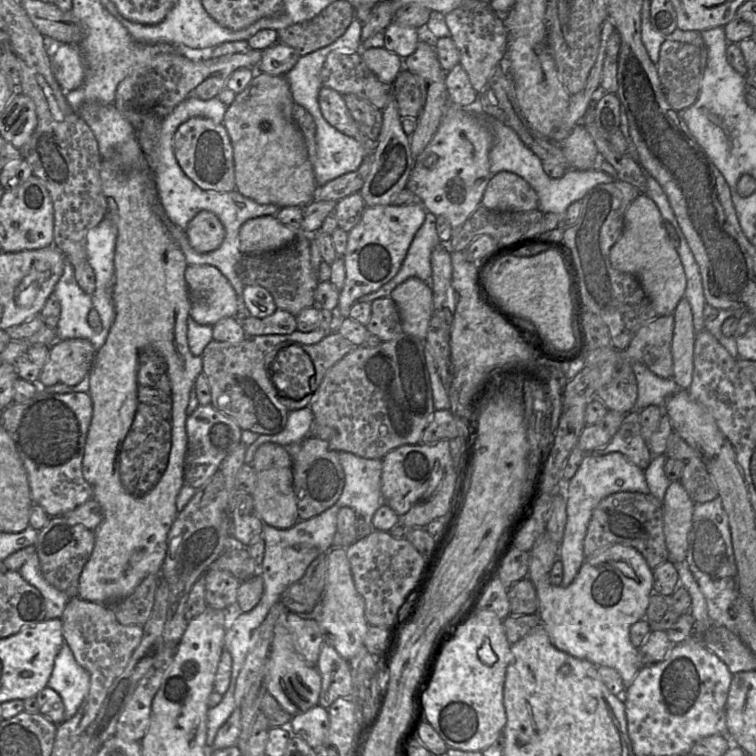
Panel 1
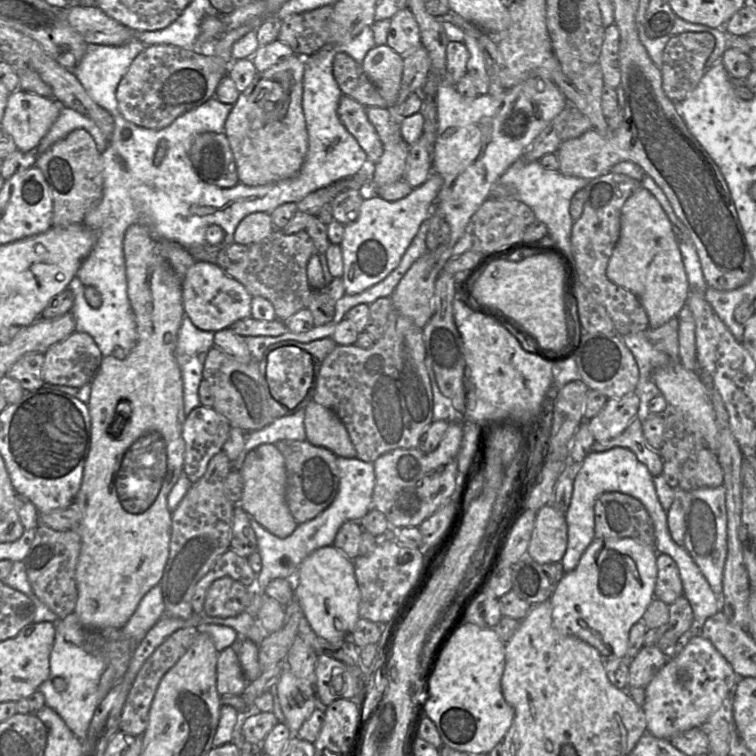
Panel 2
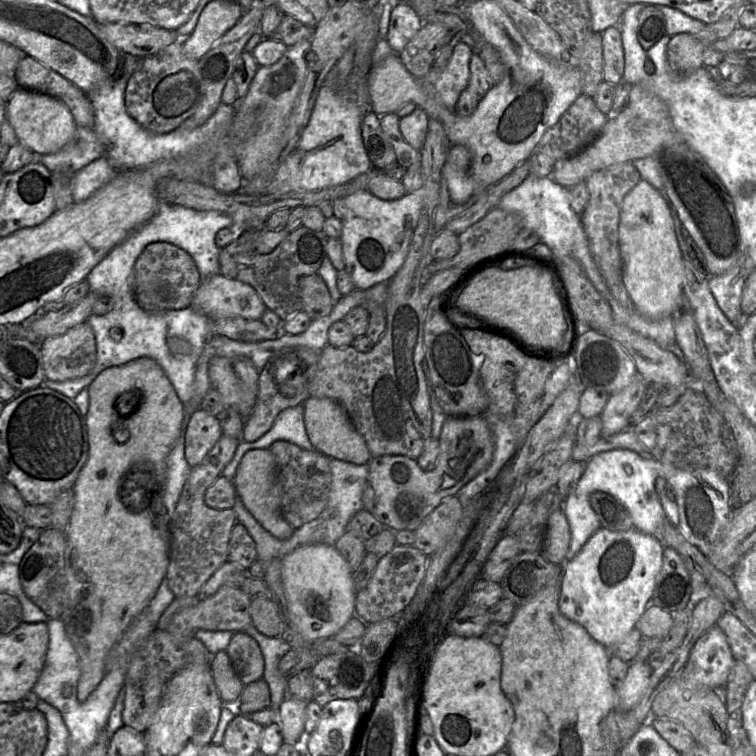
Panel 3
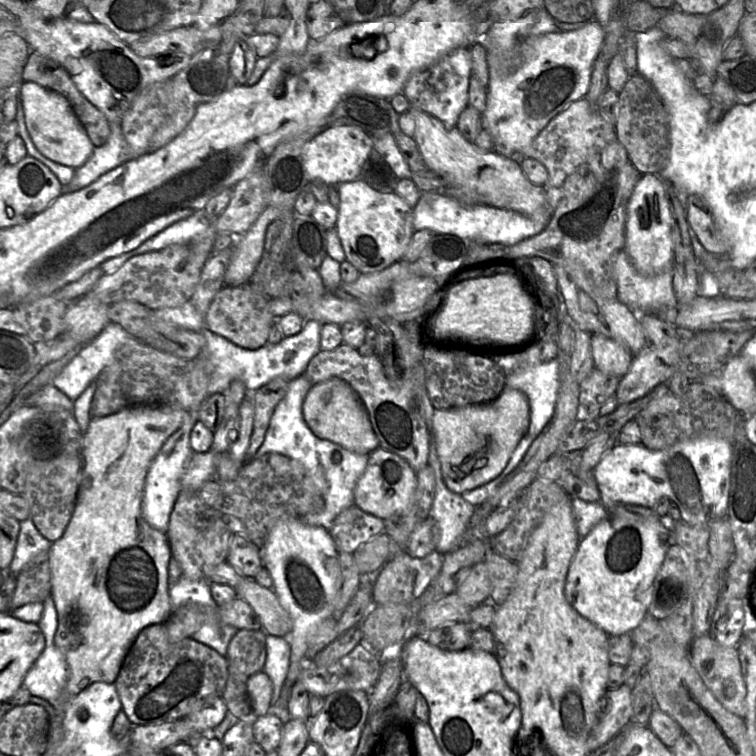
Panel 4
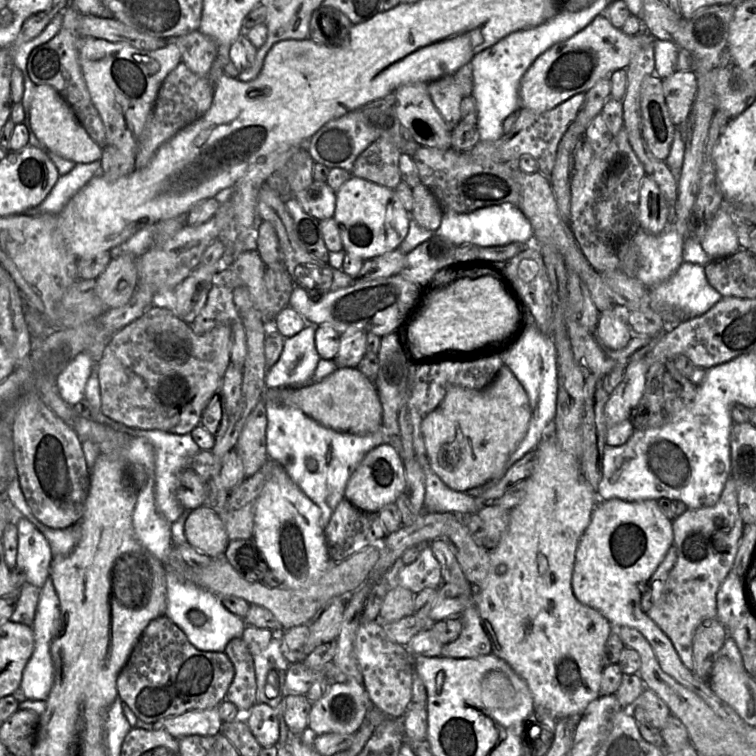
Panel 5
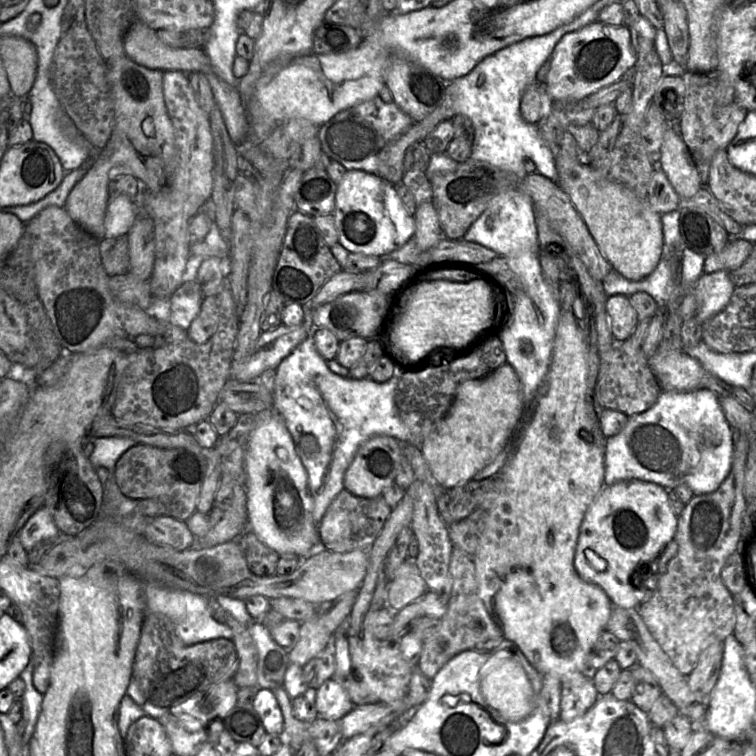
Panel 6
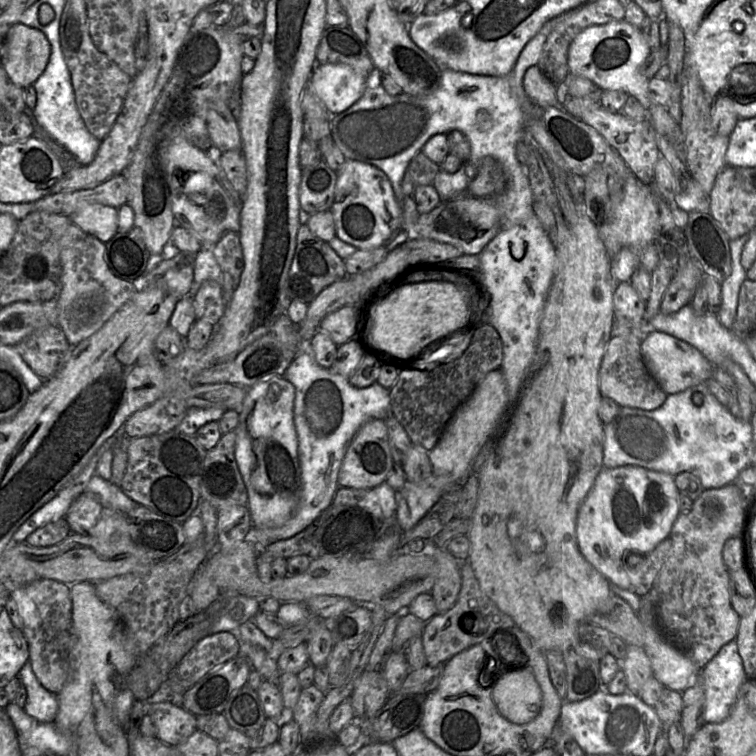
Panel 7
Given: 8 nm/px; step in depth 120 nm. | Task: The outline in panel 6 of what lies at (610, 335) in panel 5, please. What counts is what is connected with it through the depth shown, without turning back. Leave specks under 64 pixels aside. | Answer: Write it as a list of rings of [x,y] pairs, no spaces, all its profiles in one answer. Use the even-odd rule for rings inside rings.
[[[610,295],[606,300],[606,310],[615,341],[623,342],[630,338],[638,325],[638,316],[624,295]]]

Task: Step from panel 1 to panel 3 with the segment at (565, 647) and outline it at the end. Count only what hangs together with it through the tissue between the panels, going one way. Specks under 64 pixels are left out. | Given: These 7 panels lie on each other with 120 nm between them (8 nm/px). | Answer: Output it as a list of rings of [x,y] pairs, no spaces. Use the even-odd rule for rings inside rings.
[[[558,509],[549,516],[541,554],[547,561],[563,566],[559,610],[567,619],[583,626],[596,642],[607,649],[614,648],[636,627],[650,604],[656,579],[662,568],[663,552],[666,547],[653,536],[637,529],[611,531],[600,527],[580,552],[570,561],[566,561],[570,541],[569,523],[562,509]]]

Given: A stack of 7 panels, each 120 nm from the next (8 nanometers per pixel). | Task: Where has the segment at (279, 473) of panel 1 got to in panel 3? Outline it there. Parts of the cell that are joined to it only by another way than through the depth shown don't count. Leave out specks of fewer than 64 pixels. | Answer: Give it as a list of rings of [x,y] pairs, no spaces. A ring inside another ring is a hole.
[[[252,449],[247,451],[237,467],[233,481],[237,495],[265,530],[280,540],[286,540],[292,536],[294,528],[281,514],[277,466],[270,449]]]

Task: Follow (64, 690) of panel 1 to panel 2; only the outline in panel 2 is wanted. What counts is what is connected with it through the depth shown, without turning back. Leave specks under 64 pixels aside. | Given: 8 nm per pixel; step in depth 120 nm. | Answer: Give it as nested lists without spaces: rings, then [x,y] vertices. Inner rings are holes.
[[[59,620],[54,622],[56,634],[50,653],[50,673],[48,678],[39,686],[44,694],[46,705],[54,709],[64,720],[66,725],[81,741],[87,737],[88,729],[93,715],[108,693],[100,692],[98,689],[100,677],[105,670],[105,661],[95,655],[91,655],[84,649],[67,641],[59,631]],[[63,677],[67,682],[67,688],[58,692],[54,687],[54,679]]]

